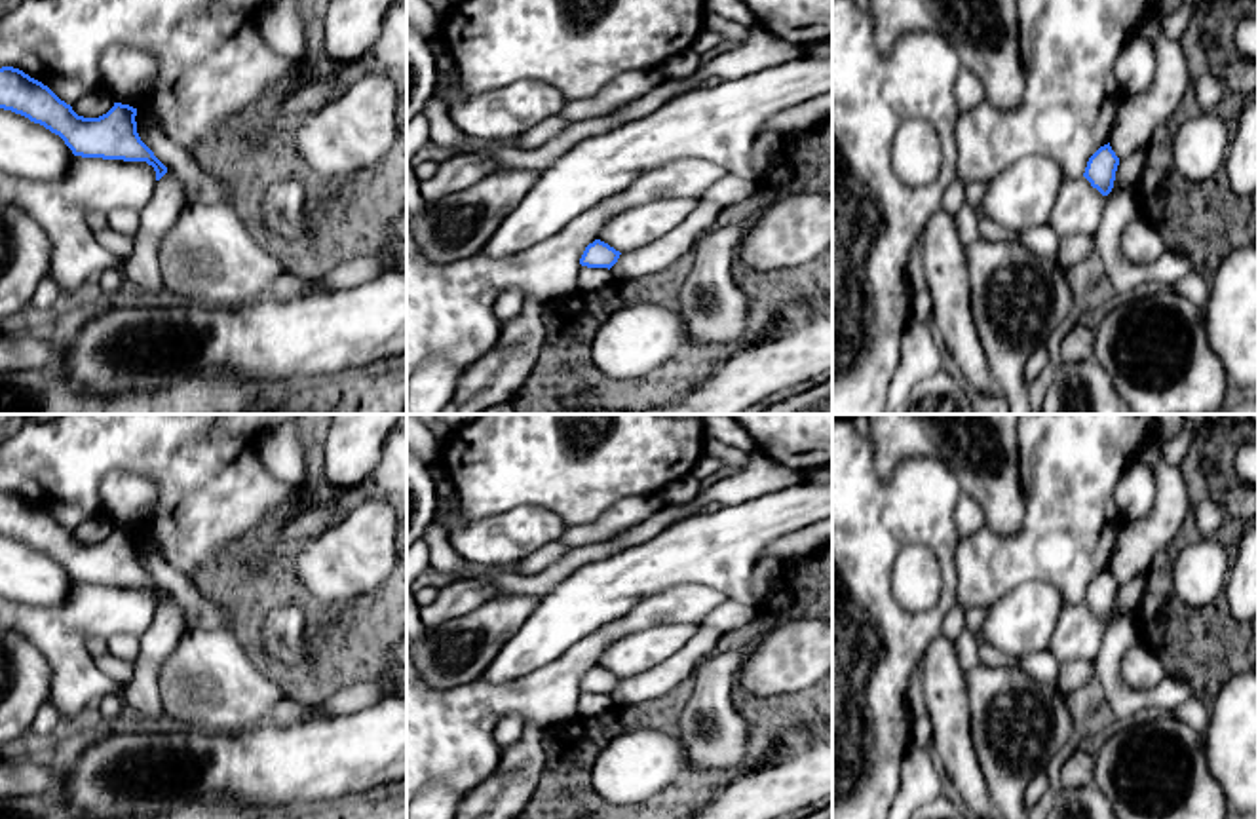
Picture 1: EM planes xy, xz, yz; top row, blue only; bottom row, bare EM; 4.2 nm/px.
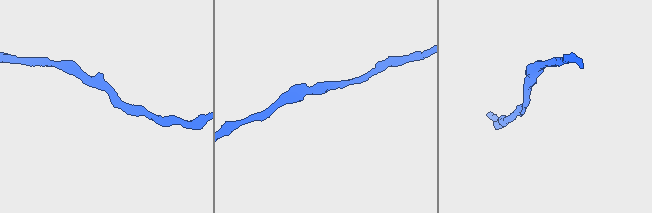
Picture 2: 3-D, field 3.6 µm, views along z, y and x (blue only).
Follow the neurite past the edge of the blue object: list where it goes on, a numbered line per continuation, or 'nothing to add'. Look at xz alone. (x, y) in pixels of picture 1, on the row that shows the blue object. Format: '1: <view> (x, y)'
nothing to add

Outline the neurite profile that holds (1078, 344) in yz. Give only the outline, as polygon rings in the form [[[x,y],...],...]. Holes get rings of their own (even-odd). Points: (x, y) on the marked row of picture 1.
[[[1079,319],[1062,338],[1060,363],[1079,363],[1089,359],[1095,359],[1095,323],[1093,319]]]

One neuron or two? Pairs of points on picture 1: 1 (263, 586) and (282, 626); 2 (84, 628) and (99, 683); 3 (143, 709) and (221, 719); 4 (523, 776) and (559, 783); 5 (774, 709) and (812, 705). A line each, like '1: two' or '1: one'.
1: two
2: one
3: two
4: two
5: one

